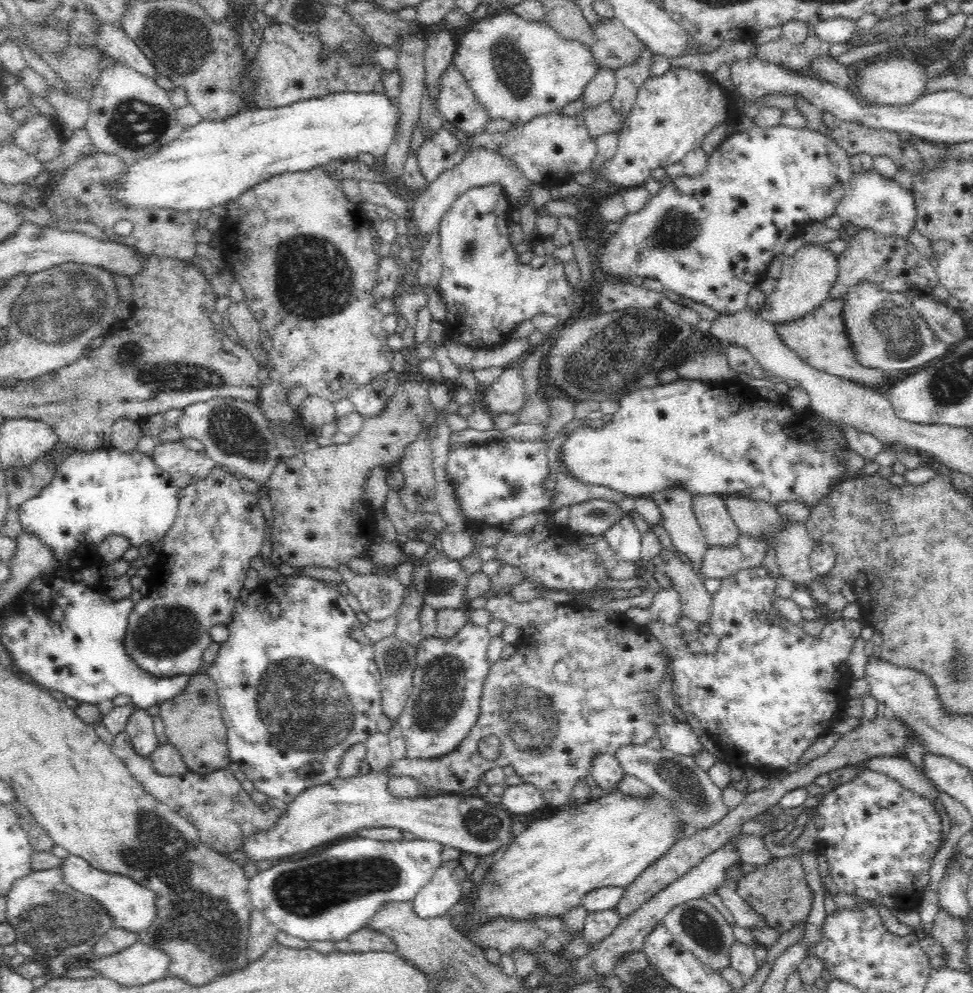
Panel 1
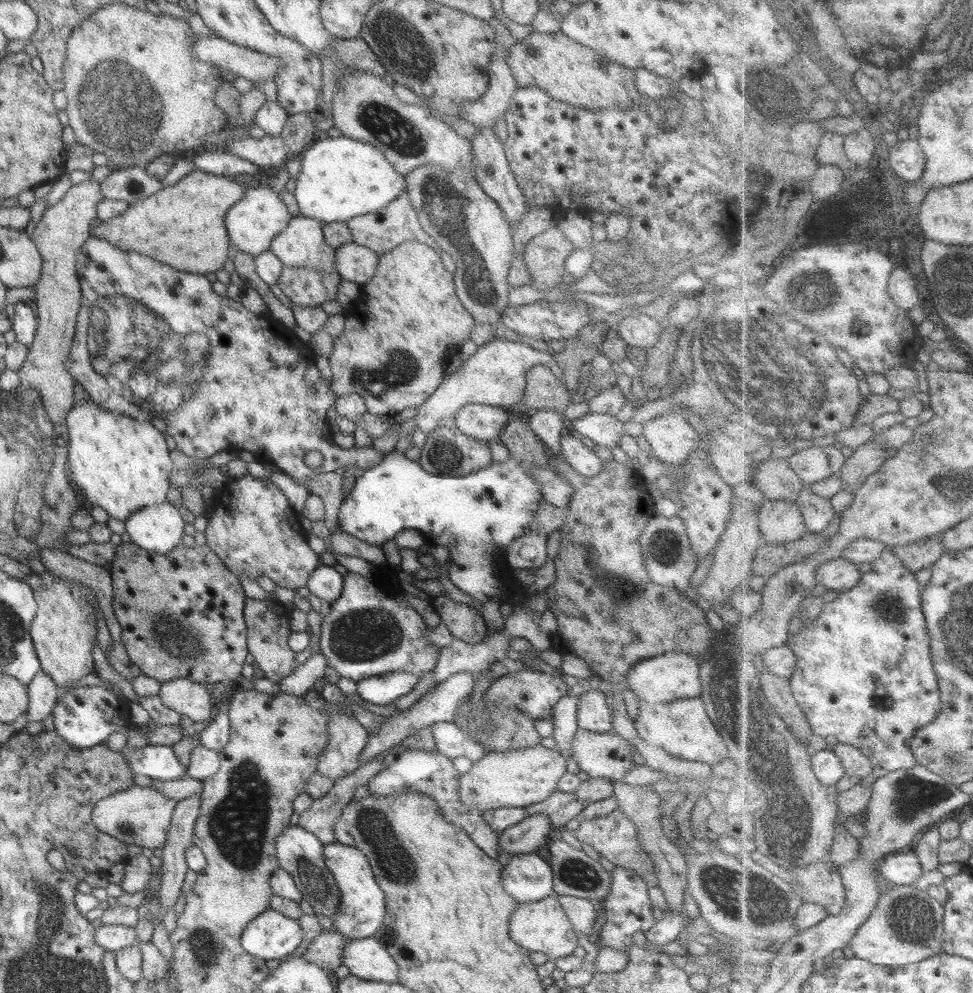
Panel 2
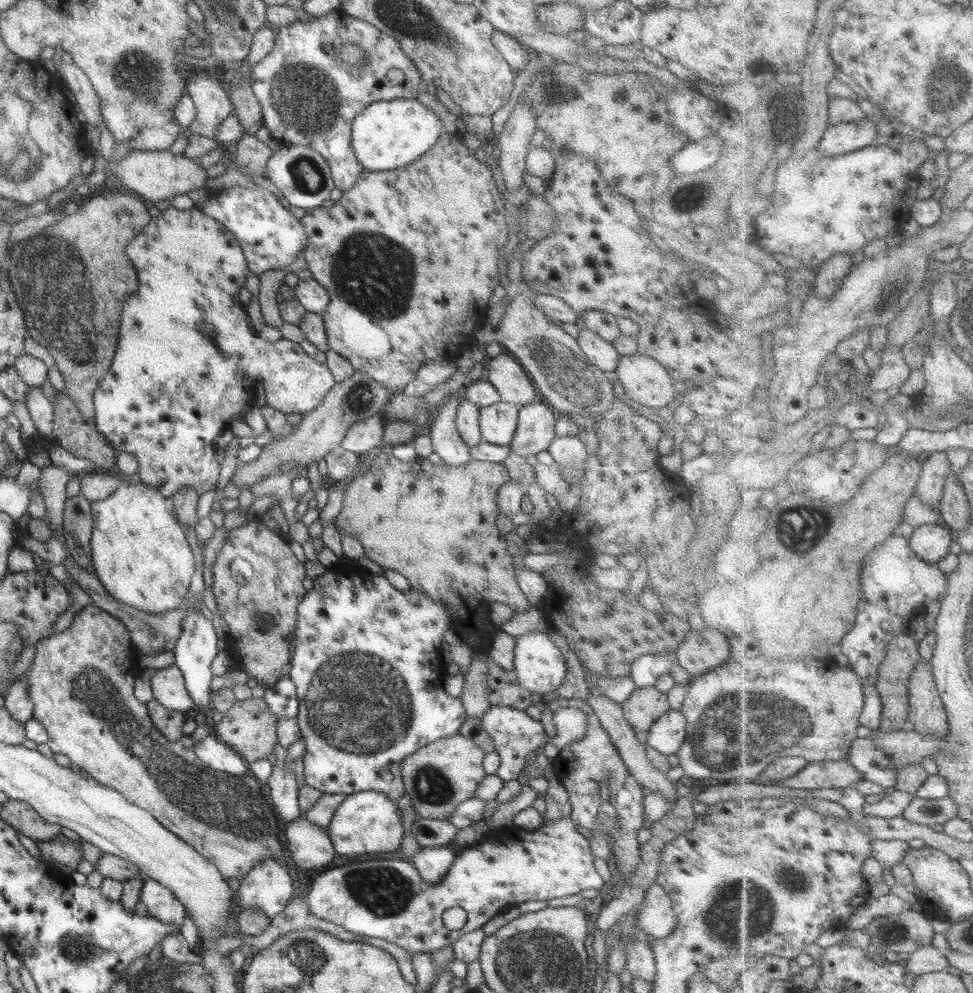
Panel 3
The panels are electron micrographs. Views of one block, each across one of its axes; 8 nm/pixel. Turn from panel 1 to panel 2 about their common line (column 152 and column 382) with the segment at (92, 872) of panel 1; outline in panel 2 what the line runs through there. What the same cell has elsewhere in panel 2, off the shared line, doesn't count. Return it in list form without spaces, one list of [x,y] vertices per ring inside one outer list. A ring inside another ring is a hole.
[[[338,841],[323,844],[324,863],[332,871],[340,889],[340,902],[333,914],[336,932],[350,939],[363,939],[375,936],[385,913],[385,894],[376,882],[368,858],[355,846],[346,846]]]

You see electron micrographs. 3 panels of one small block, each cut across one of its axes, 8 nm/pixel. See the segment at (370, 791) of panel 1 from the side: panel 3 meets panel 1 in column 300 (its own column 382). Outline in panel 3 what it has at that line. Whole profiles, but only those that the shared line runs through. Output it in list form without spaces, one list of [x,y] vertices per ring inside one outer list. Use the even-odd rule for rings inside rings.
[[[377,790],[347,795],[338,805],[331,823],[327,826],[330,840],[337,856],[360,856],[360,854],[393,853],[399,850],[405,831],[397,802]]]

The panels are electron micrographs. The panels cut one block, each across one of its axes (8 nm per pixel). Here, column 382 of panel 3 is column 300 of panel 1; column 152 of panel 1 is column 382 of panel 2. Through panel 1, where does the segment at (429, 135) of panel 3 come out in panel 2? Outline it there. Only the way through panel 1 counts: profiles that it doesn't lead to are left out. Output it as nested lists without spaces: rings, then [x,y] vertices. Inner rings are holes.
[[[320,135],[299,157],[302,170],[293,179],[291,188],[295,189],[299,214],[306,218],[345,223],[351,218],[378,212],[407,190],[405,176],[394,170],[380,150],[366,142]]]

